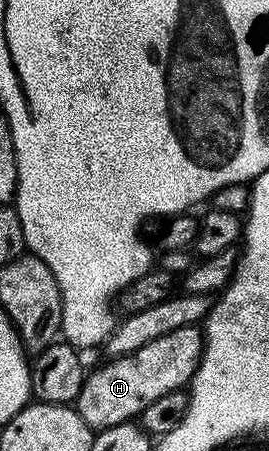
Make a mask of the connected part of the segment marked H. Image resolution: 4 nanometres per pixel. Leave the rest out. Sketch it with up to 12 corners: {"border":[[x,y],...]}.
{"border":[[199,325],[112,358],[78,392],[94,432],[191,383]]}

